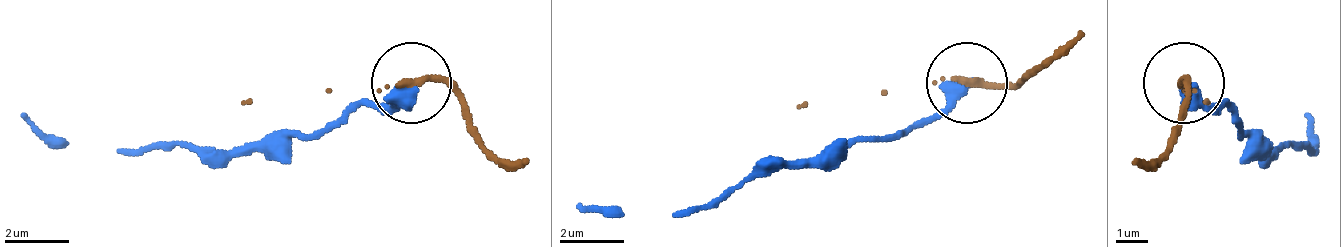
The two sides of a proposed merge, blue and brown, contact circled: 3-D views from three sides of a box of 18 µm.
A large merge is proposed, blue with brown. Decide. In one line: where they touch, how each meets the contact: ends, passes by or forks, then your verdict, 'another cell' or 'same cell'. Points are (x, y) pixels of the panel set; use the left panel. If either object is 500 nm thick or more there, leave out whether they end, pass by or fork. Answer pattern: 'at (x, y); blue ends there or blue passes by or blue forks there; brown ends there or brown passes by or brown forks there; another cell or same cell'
at (411, 82); another cell

